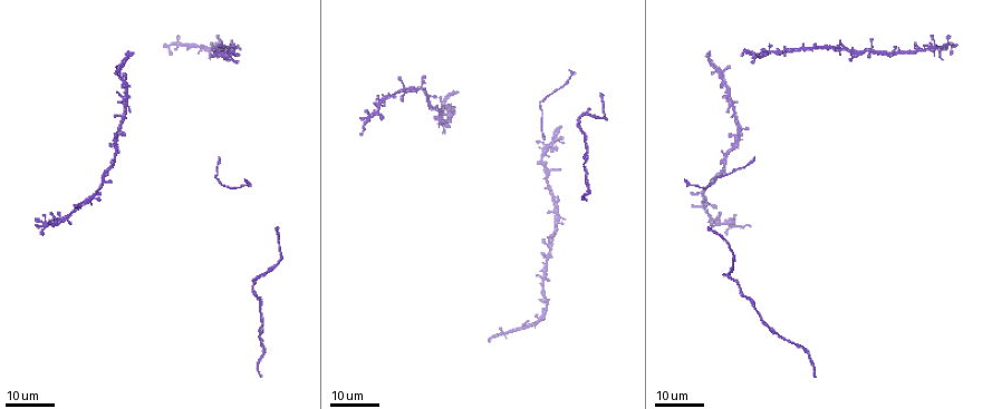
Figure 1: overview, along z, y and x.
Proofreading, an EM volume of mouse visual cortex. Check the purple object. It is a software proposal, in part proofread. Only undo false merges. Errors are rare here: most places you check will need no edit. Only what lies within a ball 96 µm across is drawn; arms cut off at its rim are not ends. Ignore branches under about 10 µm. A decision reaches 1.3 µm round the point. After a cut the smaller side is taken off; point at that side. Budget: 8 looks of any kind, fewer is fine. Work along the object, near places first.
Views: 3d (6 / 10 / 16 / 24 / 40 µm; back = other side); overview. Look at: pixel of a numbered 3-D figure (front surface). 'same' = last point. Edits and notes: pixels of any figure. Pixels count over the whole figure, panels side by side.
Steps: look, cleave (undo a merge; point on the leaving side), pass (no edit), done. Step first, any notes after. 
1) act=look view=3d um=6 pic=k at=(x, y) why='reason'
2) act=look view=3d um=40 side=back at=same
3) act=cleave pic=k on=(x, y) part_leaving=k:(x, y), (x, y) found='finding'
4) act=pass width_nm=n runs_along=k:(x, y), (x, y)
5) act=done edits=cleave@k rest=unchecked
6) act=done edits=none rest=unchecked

act=look view=3d um=24 pic=1 at=(555, 202) why='a narrow waist'

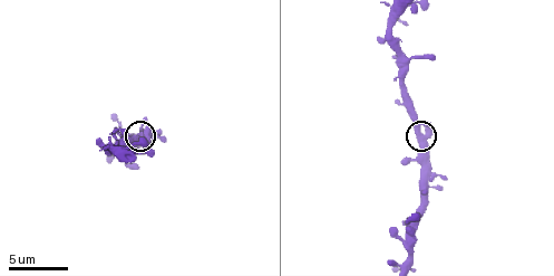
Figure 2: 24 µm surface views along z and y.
act=look view=3d um=6 pic=2 at=(415, 132)

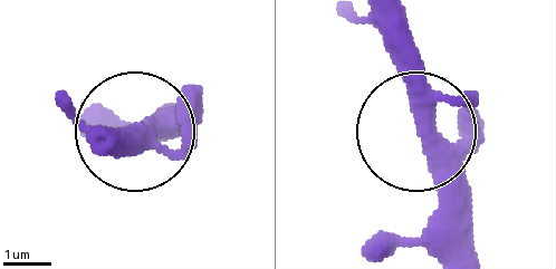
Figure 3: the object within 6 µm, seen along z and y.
act=pass width_nm=540 runs_along=3:(377, 17), (438, 185), (438, 252) found='continuous, no second cell'

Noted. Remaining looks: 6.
act=look view=3d um=10 pic=2 at=(393, 25) why='three-way junction'

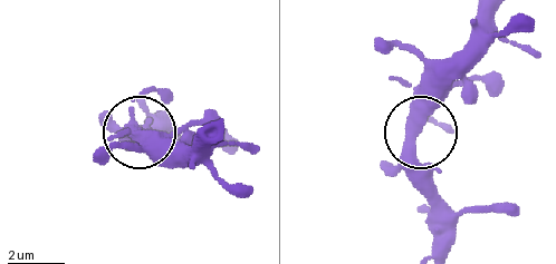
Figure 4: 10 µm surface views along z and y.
act=pass arms=3 found='continuous, no second cell'

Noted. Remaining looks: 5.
act=look view=3d um=16 pic=1 at=(721, 177) why='thick turns thin'

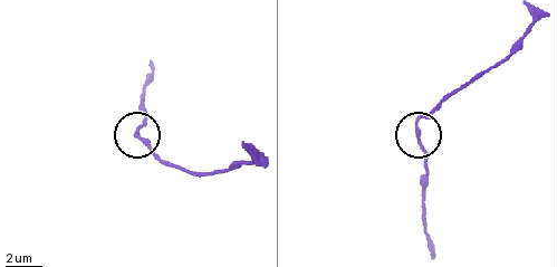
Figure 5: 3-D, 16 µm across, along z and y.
act=look view=3d um=6 pic=5 at=(416, 136)

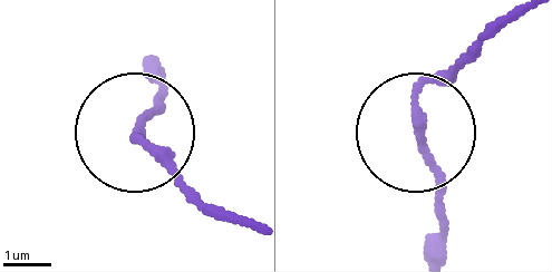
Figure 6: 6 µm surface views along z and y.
act=pass found='all the same cell'

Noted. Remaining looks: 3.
act=look view=3d um=16 pic=1 at=(755, 156) why='sudden change in width'

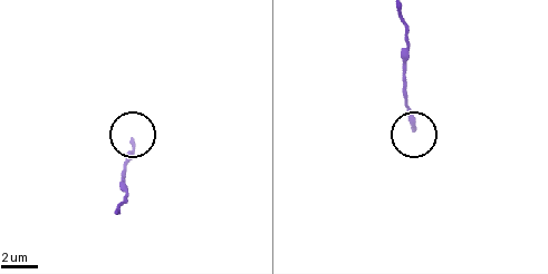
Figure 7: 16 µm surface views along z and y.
act=look view=3d um=6 pic=7 at=(129, 139)

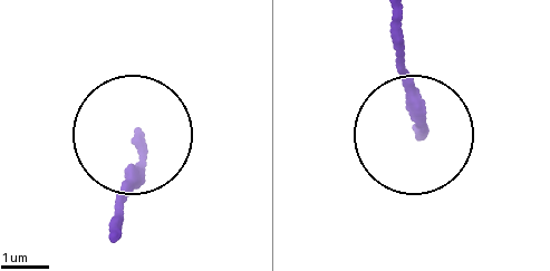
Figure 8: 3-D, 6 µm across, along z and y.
act=pass found='continuous, no second cell'

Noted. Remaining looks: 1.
act=done edits=none rest=unchecked

